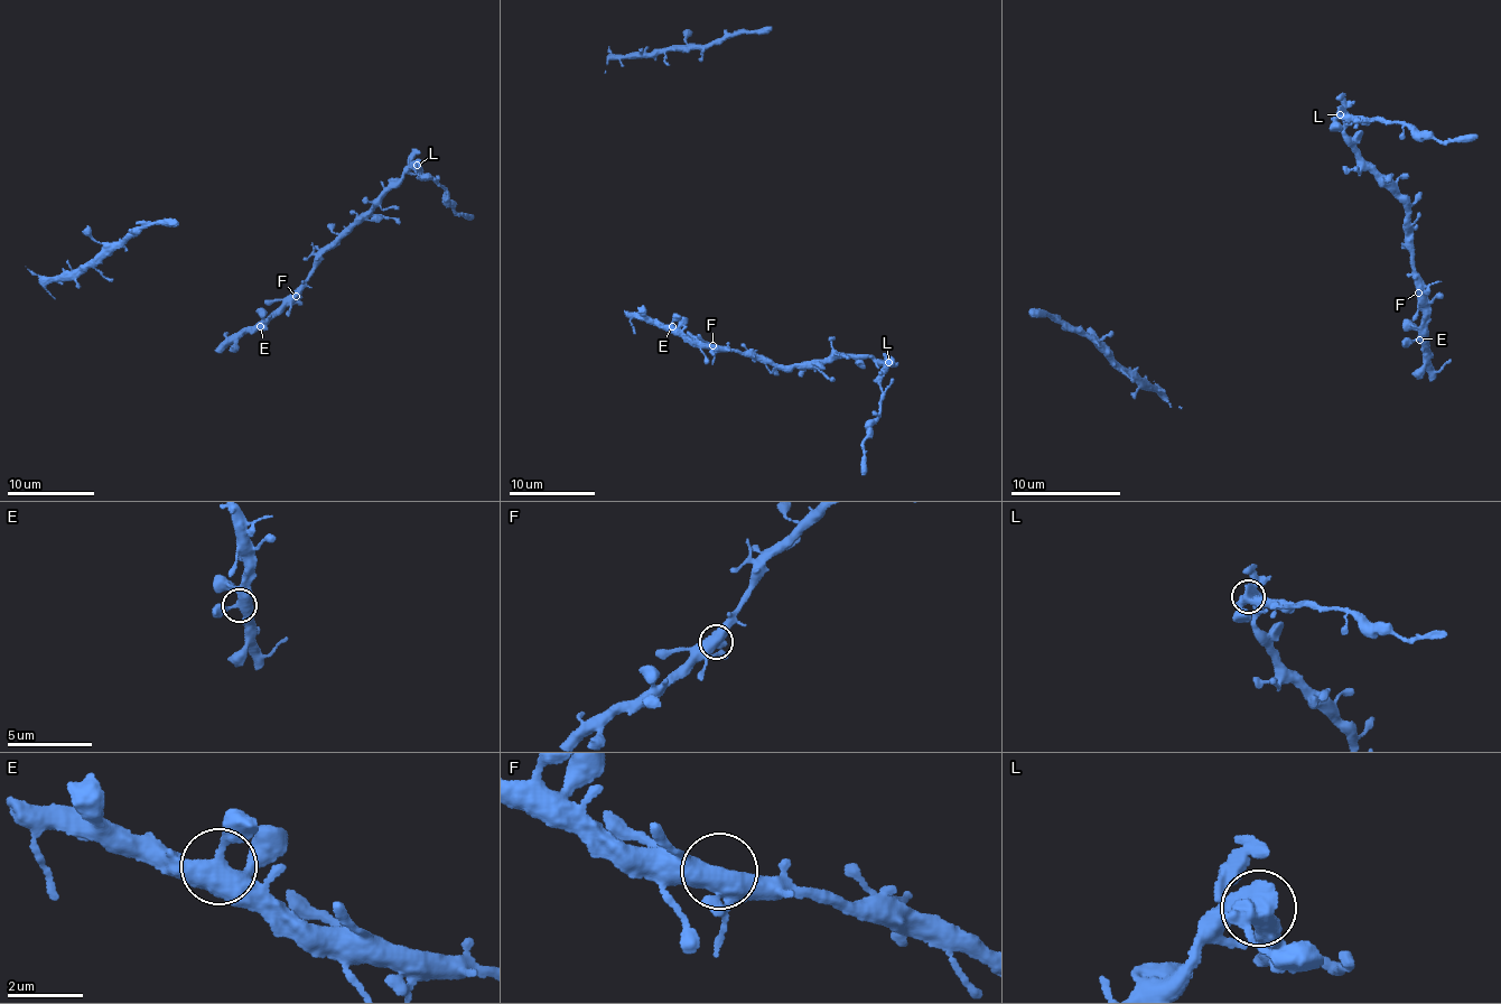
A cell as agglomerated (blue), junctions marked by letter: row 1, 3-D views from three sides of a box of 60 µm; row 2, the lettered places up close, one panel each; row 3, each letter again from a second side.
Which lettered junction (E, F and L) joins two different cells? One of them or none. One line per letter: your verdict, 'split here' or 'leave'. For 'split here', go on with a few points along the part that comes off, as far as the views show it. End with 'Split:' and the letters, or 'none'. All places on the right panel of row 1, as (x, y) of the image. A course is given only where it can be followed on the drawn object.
E: leave
F: leave
L: split here; course (1340, 113), (1367, 120), (1406, 121), (1442, 141), (1478, 135)
Split: L

